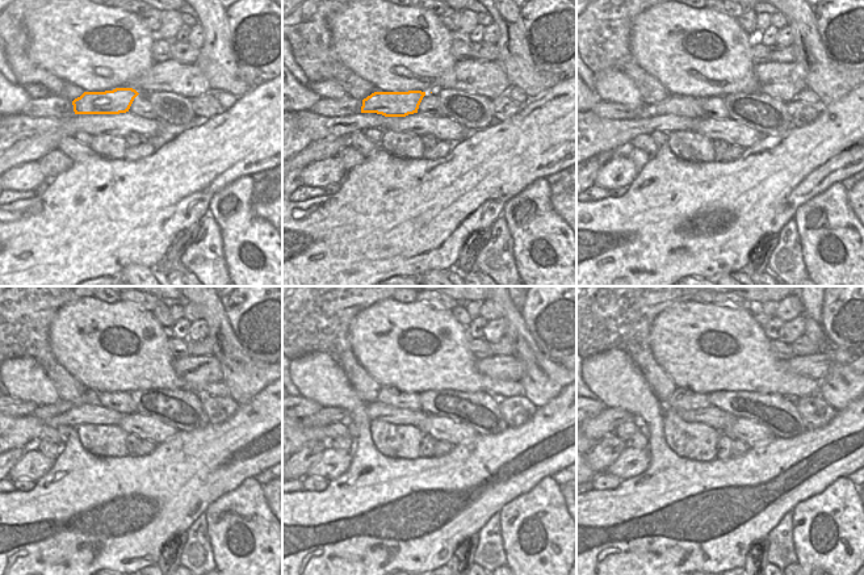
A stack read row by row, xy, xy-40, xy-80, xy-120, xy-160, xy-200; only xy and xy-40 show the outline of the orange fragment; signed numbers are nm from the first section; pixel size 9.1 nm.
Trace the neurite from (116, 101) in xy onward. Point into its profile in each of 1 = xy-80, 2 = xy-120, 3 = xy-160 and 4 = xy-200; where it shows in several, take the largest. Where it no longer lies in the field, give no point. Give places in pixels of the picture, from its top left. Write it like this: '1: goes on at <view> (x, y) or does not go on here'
1: goes on at xy-80 (679, 105)
2: goes on at xy-120 (41, 411)
3: goes on at xy-160 (327, 415)
4: goes on at xy-200 (604, 424)

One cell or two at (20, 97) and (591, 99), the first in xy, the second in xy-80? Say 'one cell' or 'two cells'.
one cell

